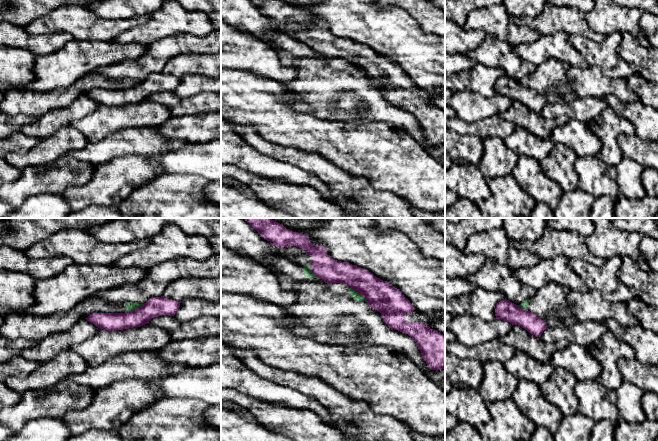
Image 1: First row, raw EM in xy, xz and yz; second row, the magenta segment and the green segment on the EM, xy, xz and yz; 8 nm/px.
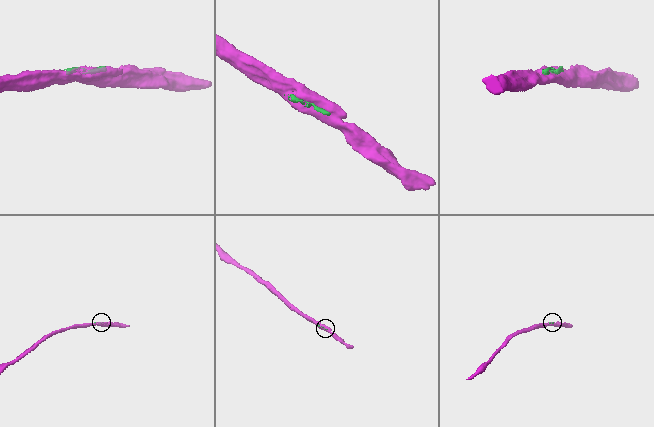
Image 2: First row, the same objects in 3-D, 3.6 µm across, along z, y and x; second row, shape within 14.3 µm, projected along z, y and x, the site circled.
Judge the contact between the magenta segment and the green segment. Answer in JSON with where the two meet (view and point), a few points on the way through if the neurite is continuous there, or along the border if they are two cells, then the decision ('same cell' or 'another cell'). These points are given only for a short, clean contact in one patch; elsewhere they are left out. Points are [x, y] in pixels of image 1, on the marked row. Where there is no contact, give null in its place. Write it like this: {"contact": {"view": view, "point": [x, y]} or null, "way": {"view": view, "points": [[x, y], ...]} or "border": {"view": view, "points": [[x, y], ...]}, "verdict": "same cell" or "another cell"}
{"contact": {"view": "xz", "point": [357, 291]}, "verdict": "another cell"}

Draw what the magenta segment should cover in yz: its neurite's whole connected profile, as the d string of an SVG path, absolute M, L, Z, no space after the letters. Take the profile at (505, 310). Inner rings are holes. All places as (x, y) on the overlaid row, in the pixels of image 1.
M506 298L497 303L495 316L496 319L510 322L512 325L521 326L536 337L540 337L548 327L536 314L522 309L519 305L510 302Z

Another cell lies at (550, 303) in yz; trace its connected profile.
M550 282L536 291L536 294L519 306L540 317L548 327L568 327L577 320L567 301L568 289Z

